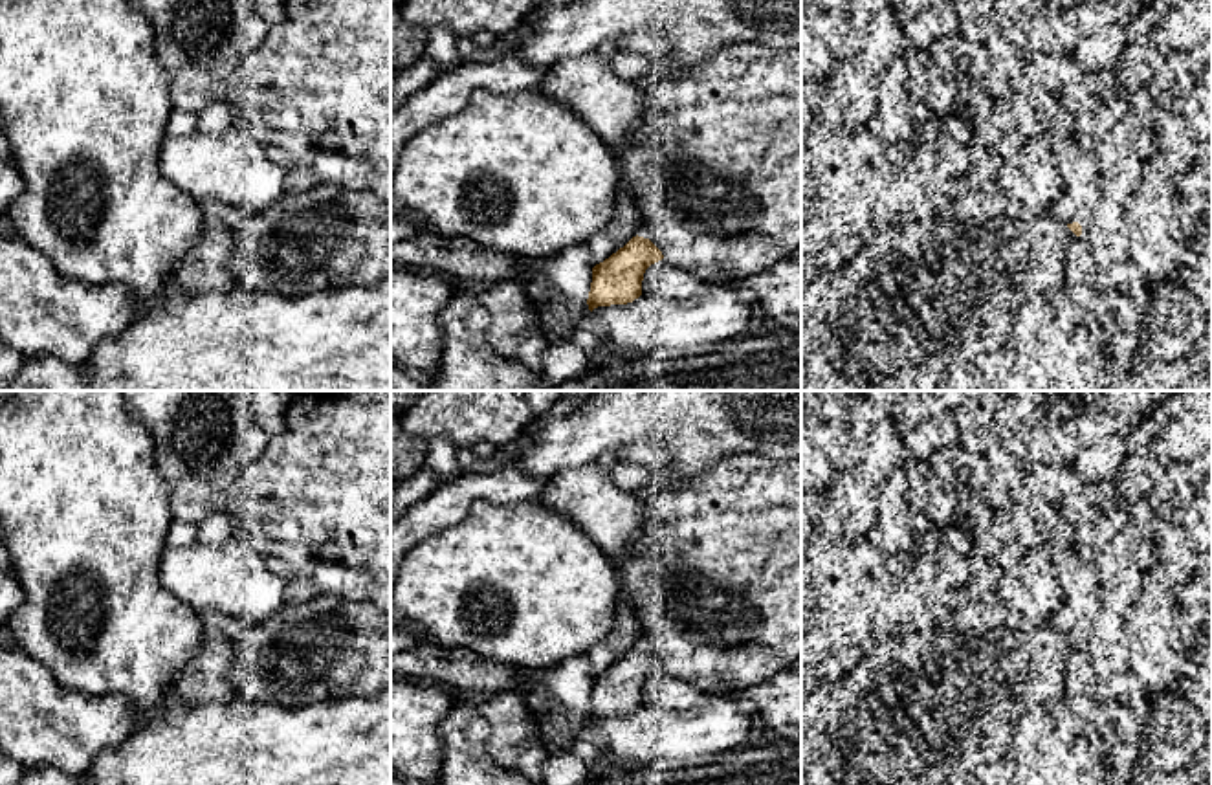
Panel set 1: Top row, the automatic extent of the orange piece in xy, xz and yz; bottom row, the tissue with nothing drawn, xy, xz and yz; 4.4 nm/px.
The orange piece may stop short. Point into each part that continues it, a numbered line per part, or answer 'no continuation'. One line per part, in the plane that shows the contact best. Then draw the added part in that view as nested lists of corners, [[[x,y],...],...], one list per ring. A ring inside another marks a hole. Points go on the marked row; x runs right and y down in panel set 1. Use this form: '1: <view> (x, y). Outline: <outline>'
1: yz (1082, 186). Outline: [[[1071,145],[1063,158],[1062,176],[1063,191],[1060,198],[1051,204],[1047,215],[1056,222],[1078,222],[1082,226],[1102,193],[1102,180],[1091,150]]]

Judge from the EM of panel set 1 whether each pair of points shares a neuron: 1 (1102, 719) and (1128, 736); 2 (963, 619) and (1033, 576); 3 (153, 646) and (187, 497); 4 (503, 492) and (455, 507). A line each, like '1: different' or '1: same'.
1: same
2: same
3: different
4: same

